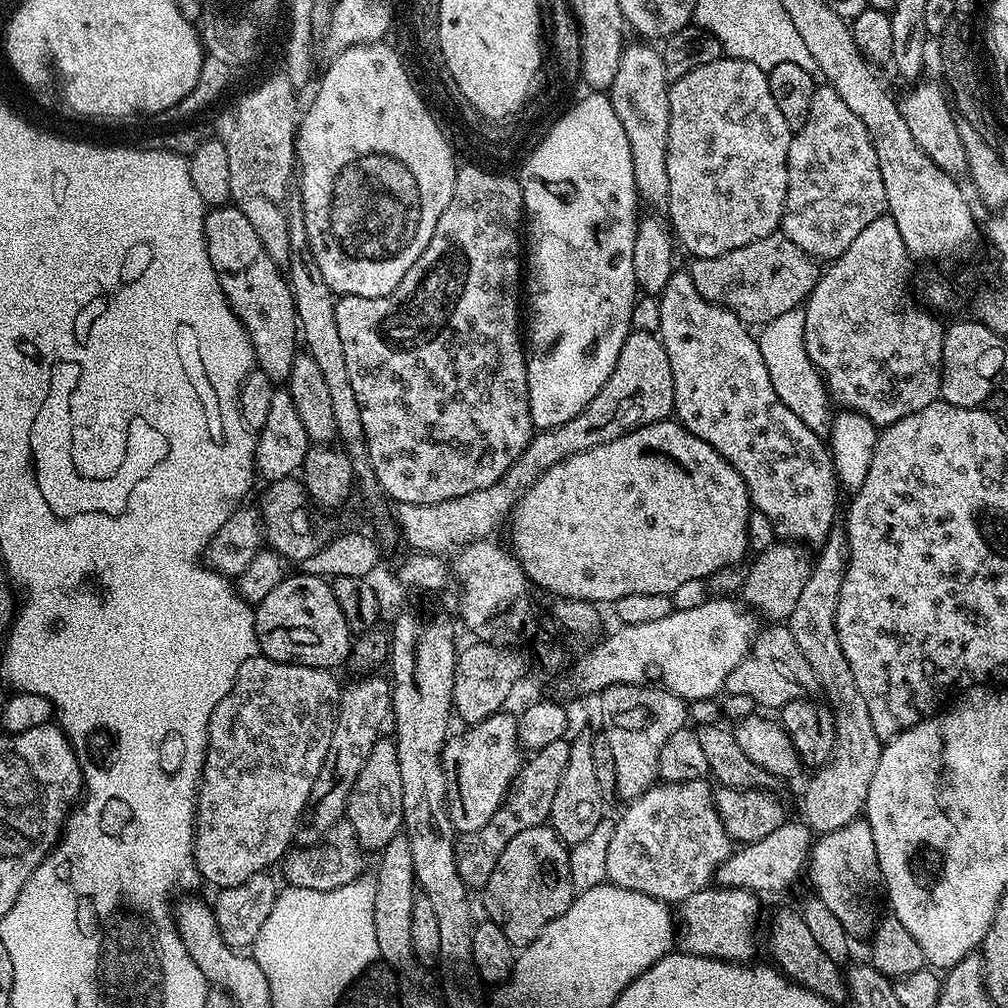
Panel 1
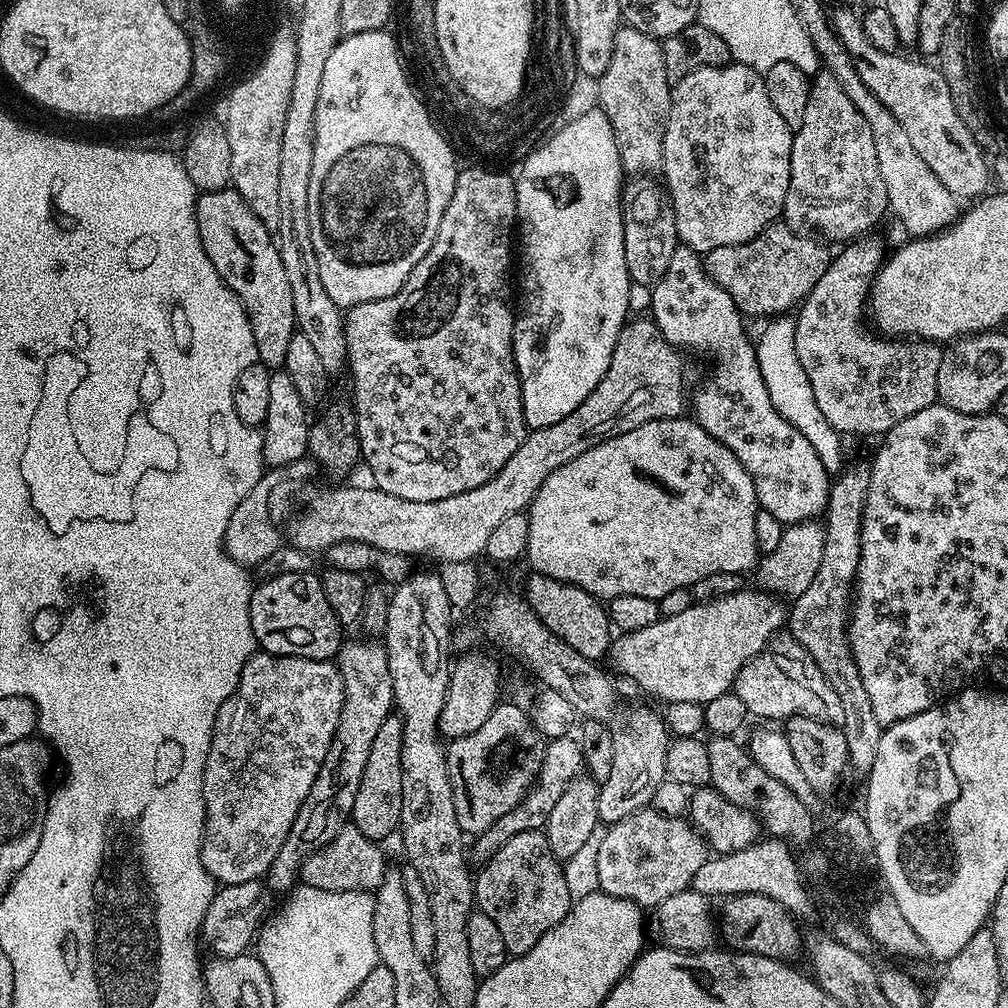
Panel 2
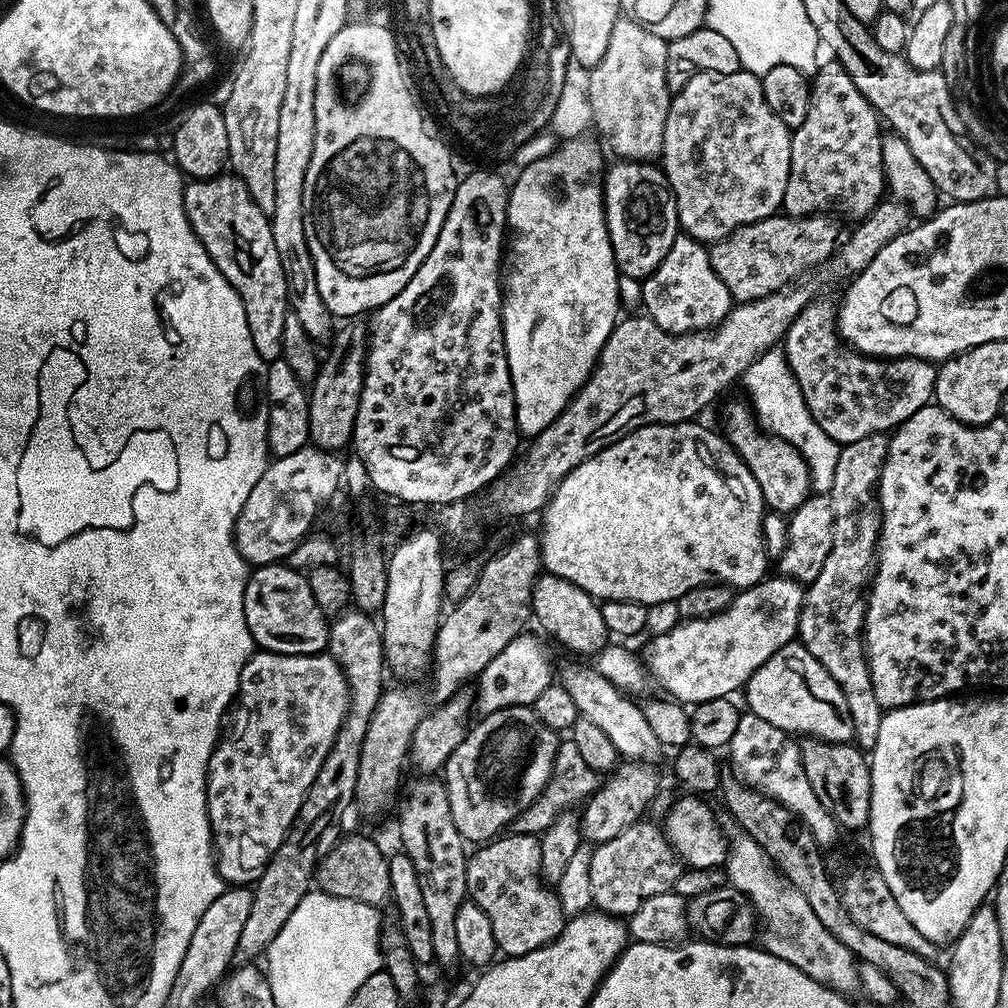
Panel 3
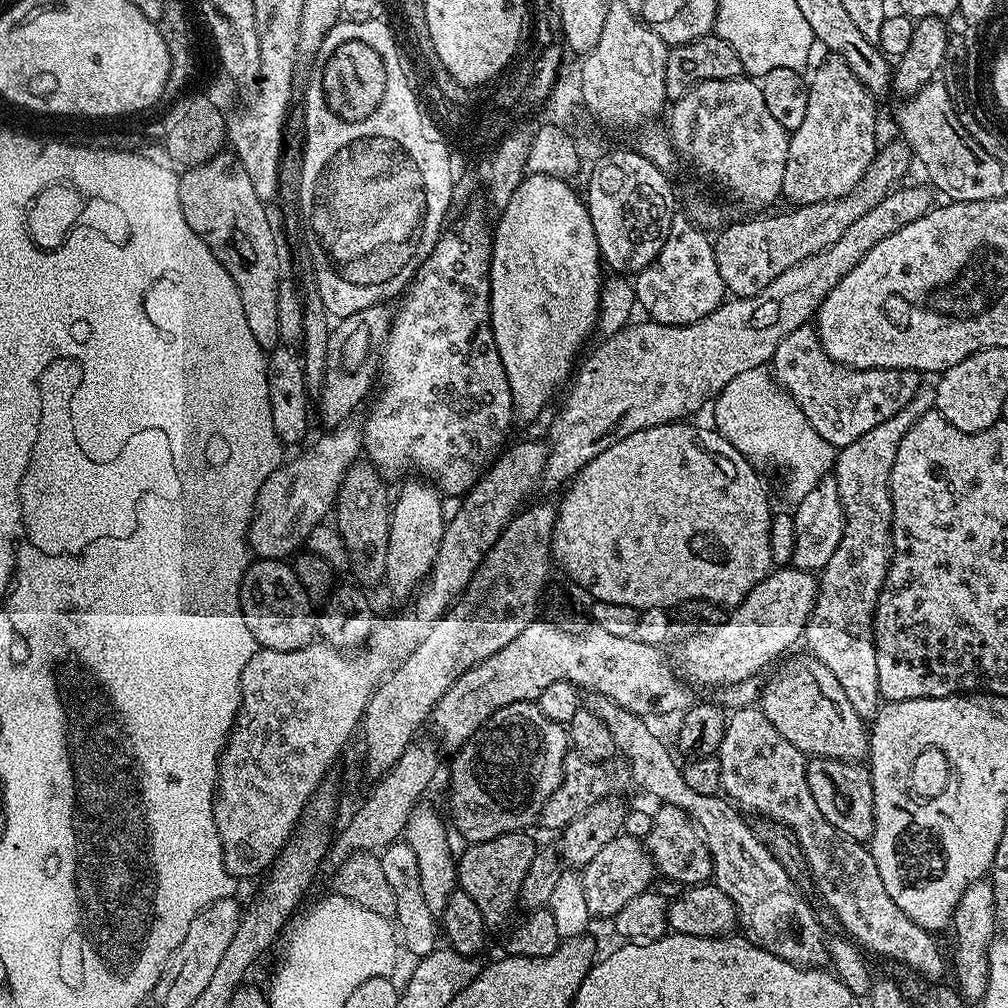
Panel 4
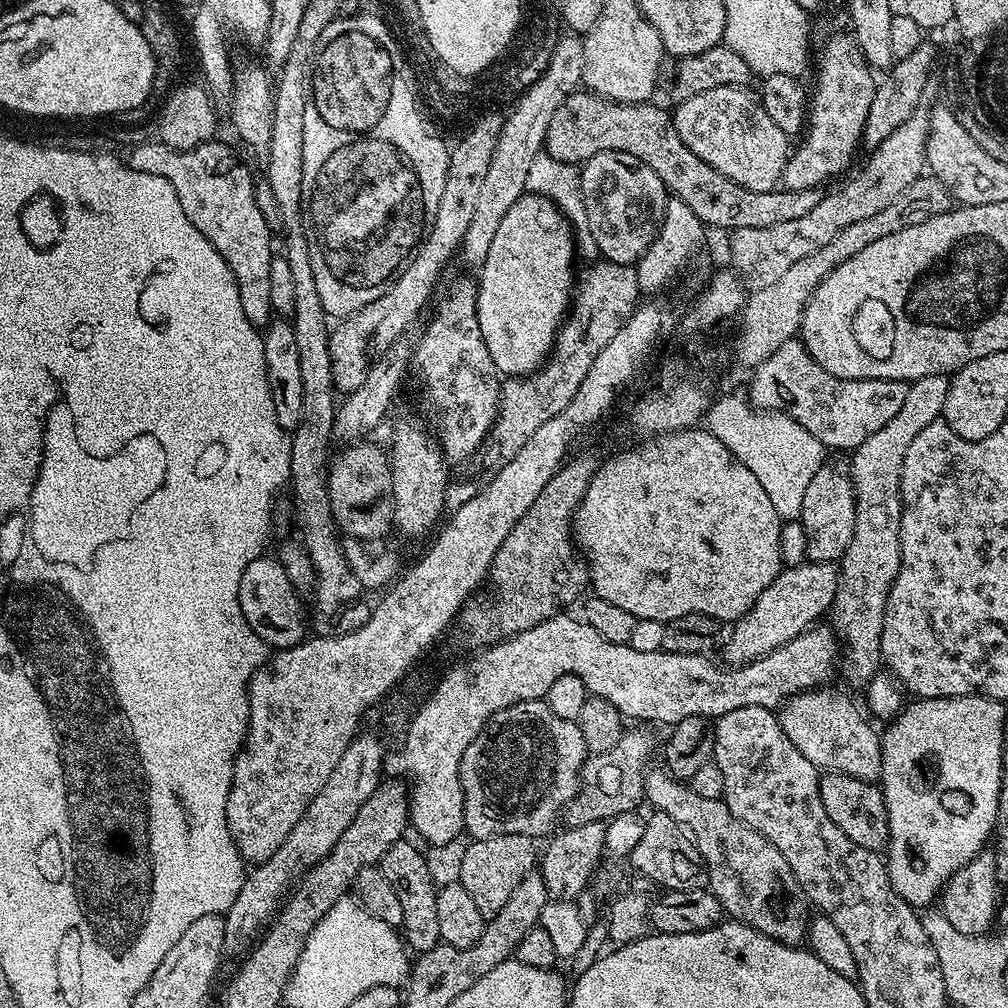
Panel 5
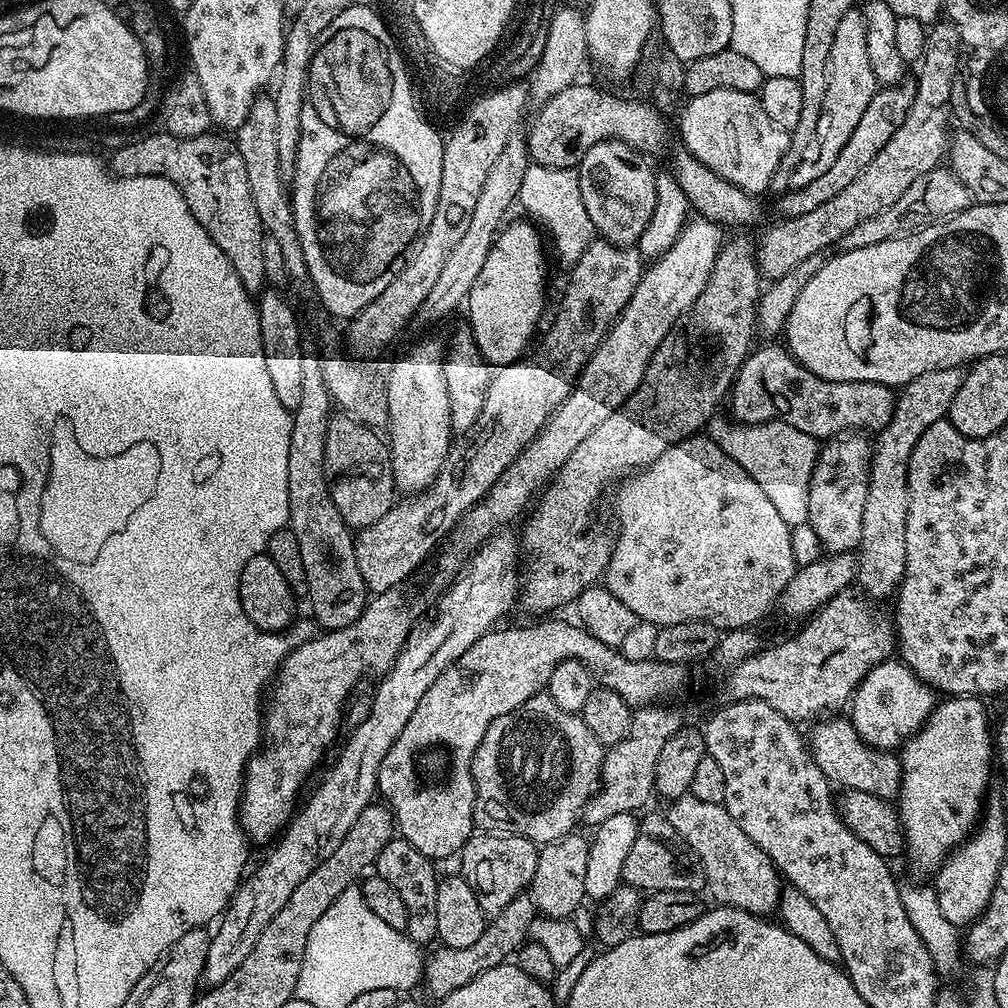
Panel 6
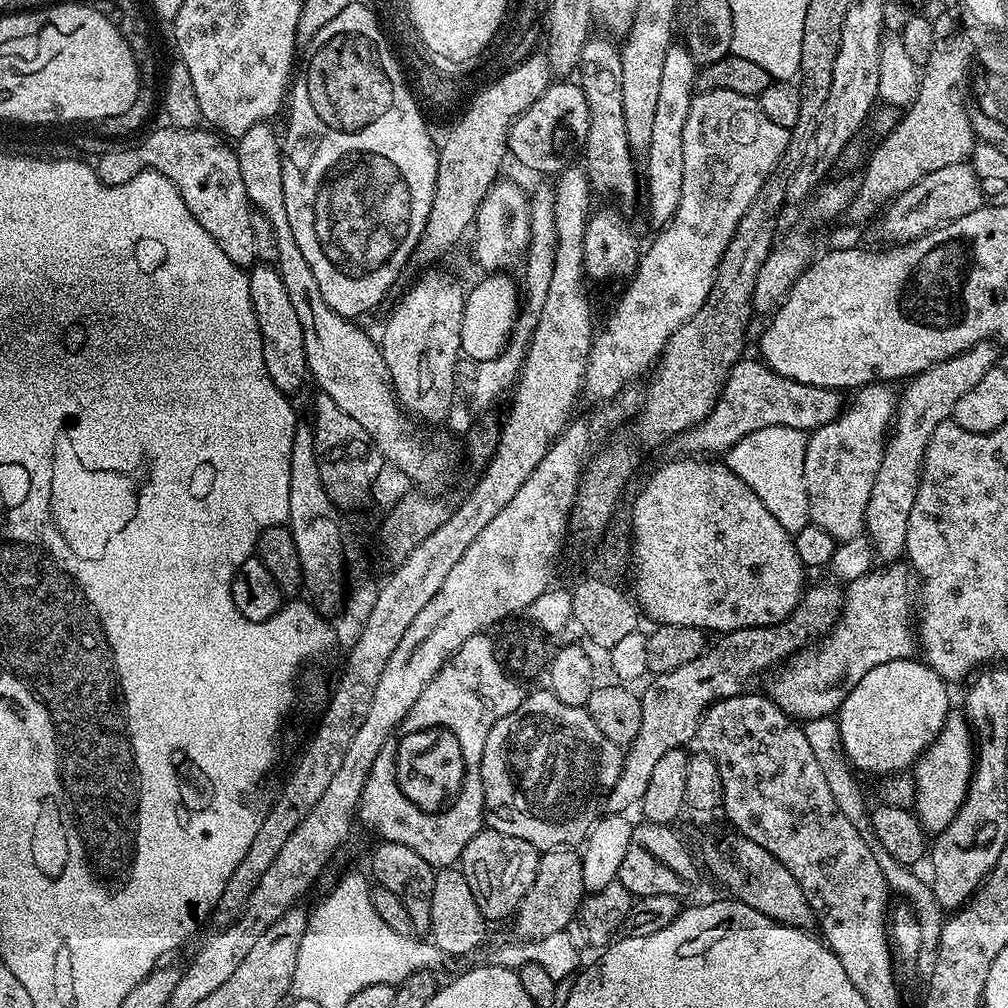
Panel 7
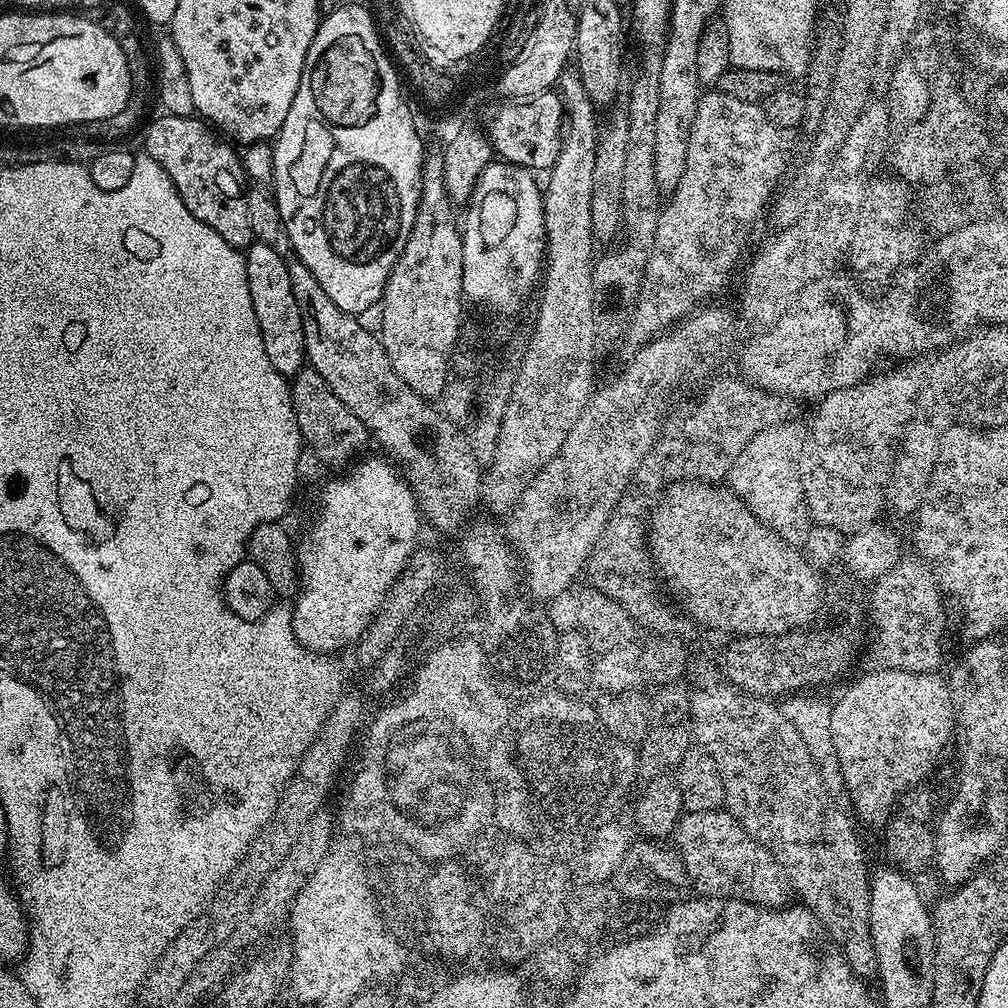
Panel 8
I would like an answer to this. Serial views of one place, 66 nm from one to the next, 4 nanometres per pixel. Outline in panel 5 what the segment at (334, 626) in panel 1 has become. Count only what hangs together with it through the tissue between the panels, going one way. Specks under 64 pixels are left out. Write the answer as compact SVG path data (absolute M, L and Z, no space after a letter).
M262 555L254 562L250 562L250 566L246 566L246 571L242 574L242 582L238 582L238 606L242 606L242 614L246 618L250 630L254 630L254 634L258 634L258 638L262 638L264 643L273 649L283 650L292 648L305 639L306 604L294 590L294 586L290 586L290 578L286 578L286 570L282 570L279 559L272 557L271 560L270 556Z

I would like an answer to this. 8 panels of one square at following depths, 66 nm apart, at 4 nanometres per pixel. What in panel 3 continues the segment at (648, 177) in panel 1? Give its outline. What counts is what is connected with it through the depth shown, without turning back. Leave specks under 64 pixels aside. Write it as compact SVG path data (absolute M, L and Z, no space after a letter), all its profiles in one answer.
M622 18L610 33L606 54L602 54L598 66L590 69L592 124L620 160L652 162L663 153L666 118L673 97L666 86L667 49L667 40L650 34L638 22Z

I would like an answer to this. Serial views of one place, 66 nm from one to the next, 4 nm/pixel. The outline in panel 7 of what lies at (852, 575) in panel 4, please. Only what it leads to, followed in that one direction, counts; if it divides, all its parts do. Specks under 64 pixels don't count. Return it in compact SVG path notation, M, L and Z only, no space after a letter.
M992 342L976 344L954 358L946 358L946 362L938 362L925 372L919 372L903 385L904 393L901 391L898 396L894 427L884 445L882 466L878 466L878 478L870 492L864 519L866 535L872 541L875 555L879 559L881 556L884 562L896 562L905 555L906 526L910 522L910 510L914 510L920 471L934 430L950 419L958 398L962 398L966 390L974 390L982 374L998 363L996 348Z

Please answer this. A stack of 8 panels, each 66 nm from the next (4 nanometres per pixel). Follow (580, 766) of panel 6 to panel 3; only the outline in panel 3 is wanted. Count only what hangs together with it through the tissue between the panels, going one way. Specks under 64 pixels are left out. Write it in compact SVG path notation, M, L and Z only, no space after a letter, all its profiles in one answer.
M515 704L497 712L479 717L476 725L465 731L464 740L450 754L442 769L444 789L450 798L450 814L454 814L454 826L465 842L487 842L496 839L542 794L548 779L552 777L552 767L558 743L557 729L546 726L542 718L531 707Z

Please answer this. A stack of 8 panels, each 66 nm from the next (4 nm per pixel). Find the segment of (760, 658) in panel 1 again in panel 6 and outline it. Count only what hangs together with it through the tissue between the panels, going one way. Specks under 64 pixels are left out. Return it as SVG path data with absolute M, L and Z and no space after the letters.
M824 718L816 722L821 724L813 723L812 737L809 735L806 740L814 762L818 762L824 777L833 785L841 784L841 789L866 790L866 794L874 794L889 802L895 801L900 795L903 774L899 755L868 747L868 743L854 730L851 719L836 719L840 718Z

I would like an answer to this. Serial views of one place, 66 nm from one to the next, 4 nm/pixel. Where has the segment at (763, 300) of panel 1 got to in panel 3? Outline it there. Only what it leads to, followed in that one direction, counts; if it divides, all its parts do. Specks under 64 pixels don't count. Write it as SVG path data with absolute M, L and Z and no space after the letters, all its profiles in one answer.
M777 214L734 230L725 240L715 241L708 248L710 266L722 278L733 301L766 298L789 284L799 281L812 267L823 265L834 255L842 231L828 214L789 216Z

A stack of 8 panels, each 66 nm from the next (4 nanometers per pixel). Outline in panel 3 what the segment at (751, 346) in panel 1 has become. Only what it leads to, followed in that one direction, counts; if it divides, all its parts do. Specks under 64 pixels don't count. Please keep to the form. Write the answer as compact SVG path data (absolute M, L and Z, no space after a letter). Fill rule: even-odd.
M677 234L674 238L674 246L666 253L666 258L654 270L652 276L648 276L639 285L640 296L644 299L643 311L662 330L673 332L675 336L681 336L683 332L702 332L711 330L728 317L728 311L734 307L734 301L730 290L726 290L722 278L714 274L714 266L710 266L710 254L708 248L701 241L687 234ZM743 399L741 400L732 400L725 406L722 435L736 453L744 459L750 474L754 474L762 490L765 505L771 511L791 514L798 506L802 506L802 502L807 500L813 491L808 464L793 444L765 432L756 422L756 413Z

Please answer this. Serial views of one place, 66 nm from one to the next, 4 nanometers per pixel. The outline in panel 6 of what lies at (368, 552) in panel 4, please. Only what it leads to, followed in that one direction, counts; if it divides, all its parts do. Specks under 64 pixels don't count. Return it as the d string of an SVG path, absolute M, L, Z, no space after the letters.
M334 414L328 420L324 469L334 506L338 506L338 514L342 514L348 527L353 530L369 528L397 503L398 489L392 481L392 453L389 445L379 431L361 424L353 416Z

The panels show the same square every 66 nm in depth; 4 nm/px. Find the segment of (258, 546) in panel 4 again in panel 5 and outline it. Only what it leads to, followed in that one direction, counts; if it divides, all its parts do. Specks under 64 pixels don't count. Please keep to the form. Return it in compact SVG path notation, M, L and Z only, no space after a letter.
M411 335L400 336L382 354L370 368L370 374L366 374L366 382L358 386L358 390L347 393L339 401L336 409L336 421L332 431L333 441L347 446L353 442L360 442L365 439L367 432L372 432L384 420L384 415L392 408L392 399L400 392L400 383L404 380L404 375L410 372L410 361L414 340Z

